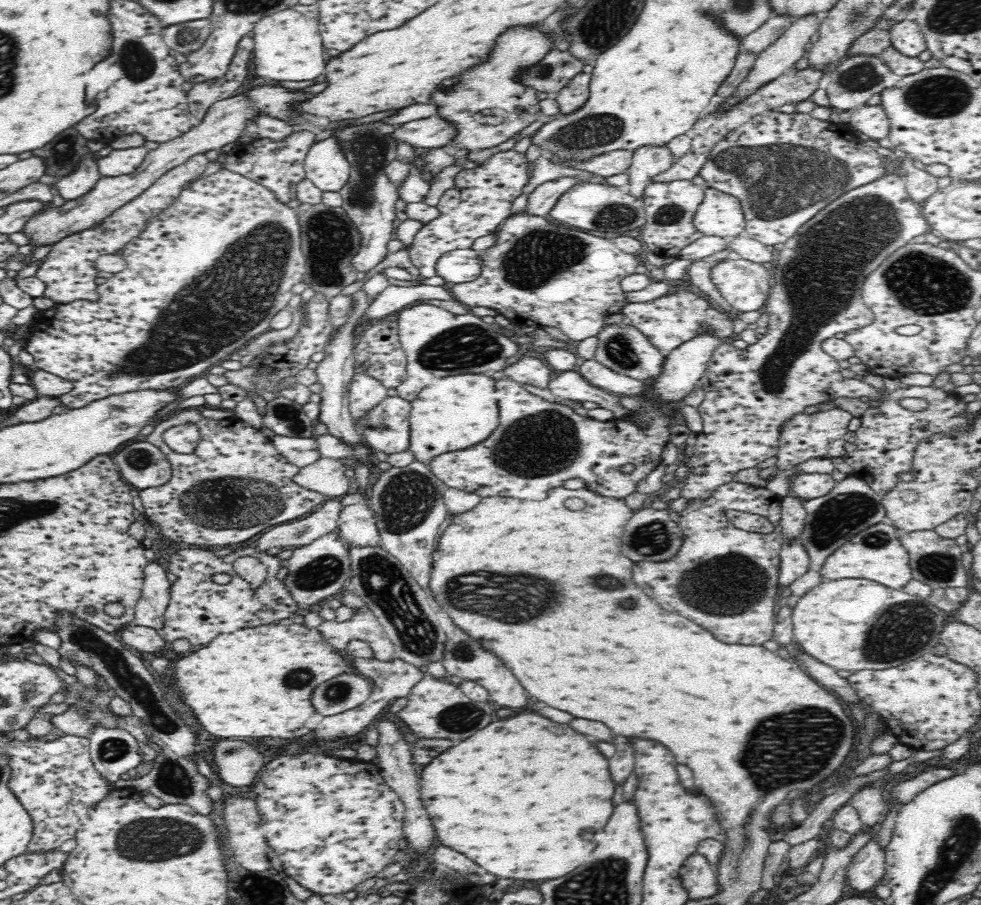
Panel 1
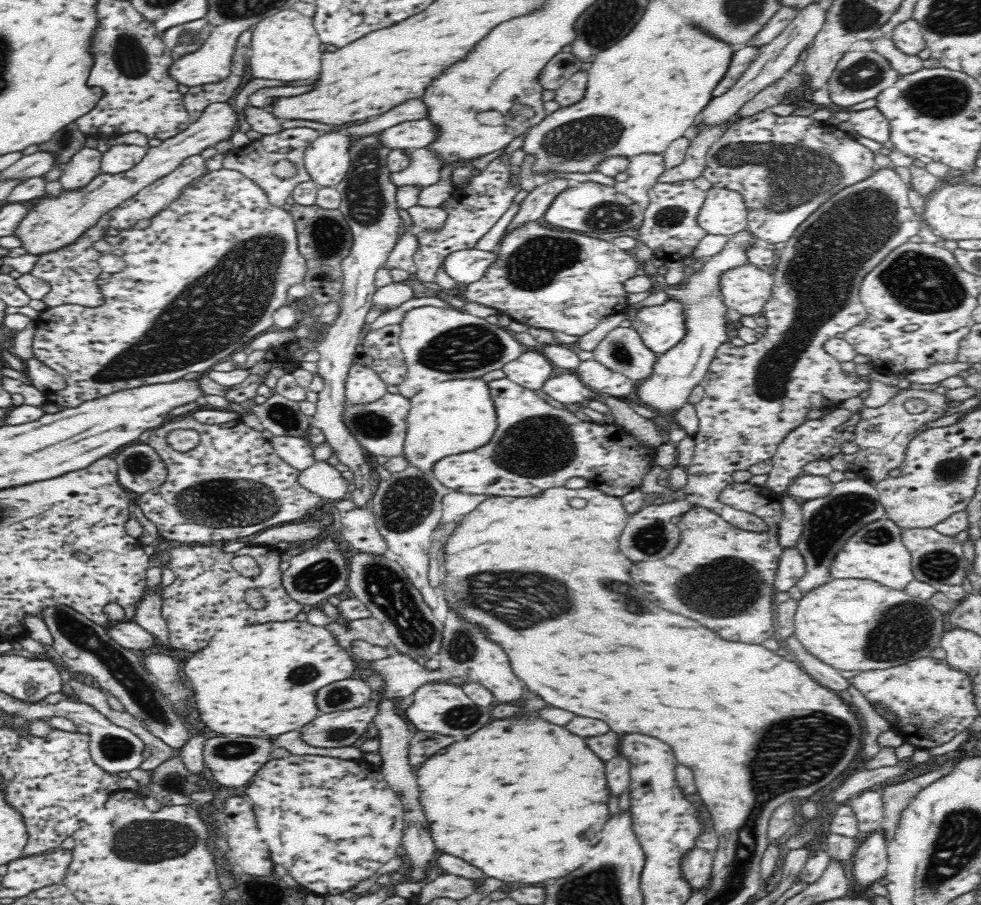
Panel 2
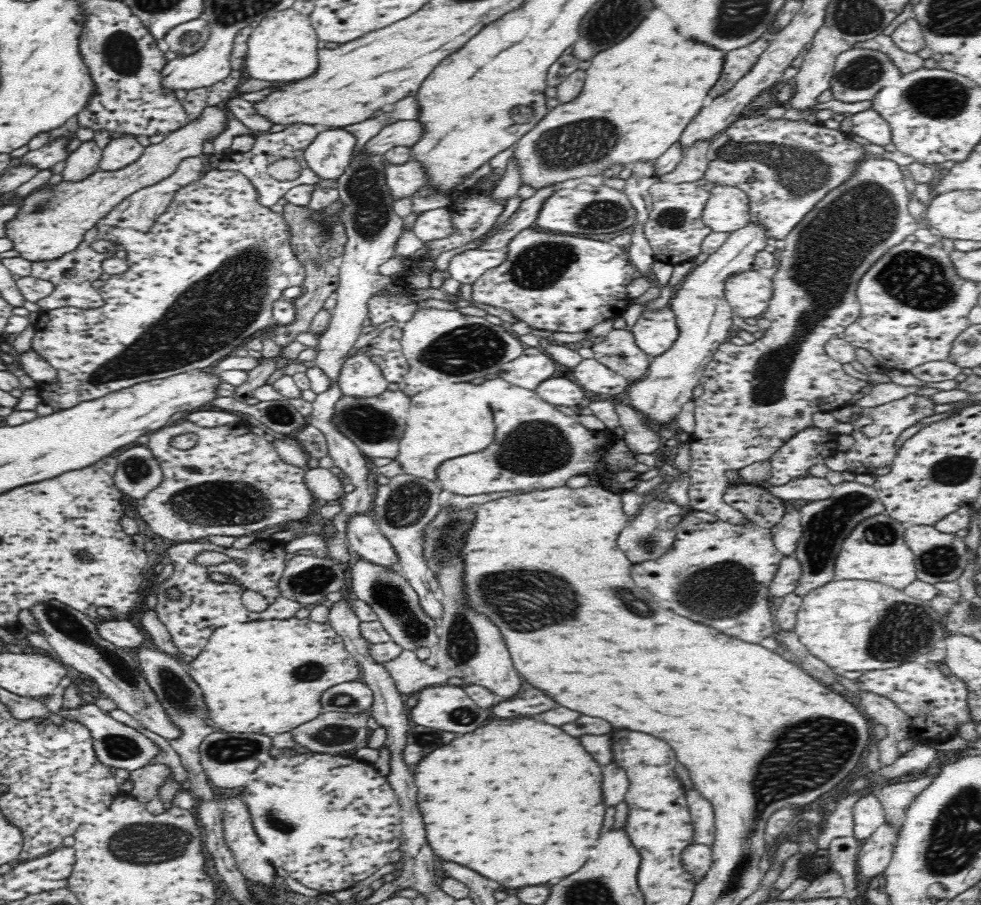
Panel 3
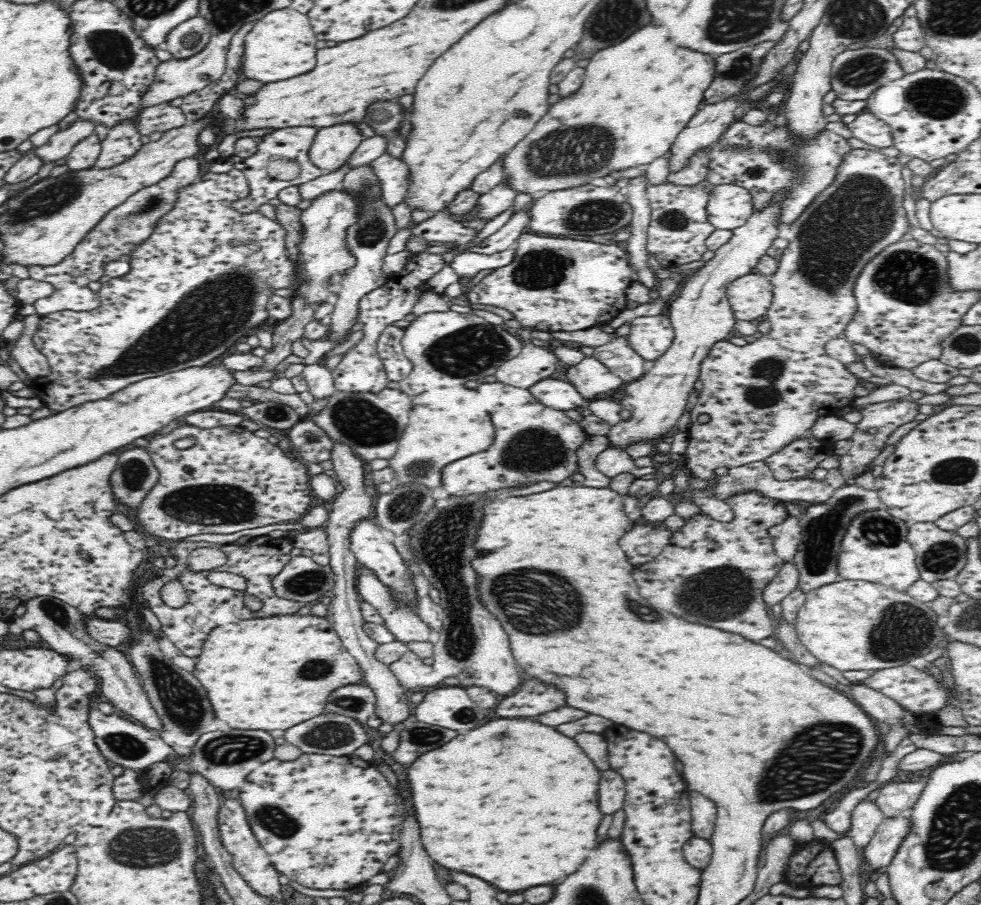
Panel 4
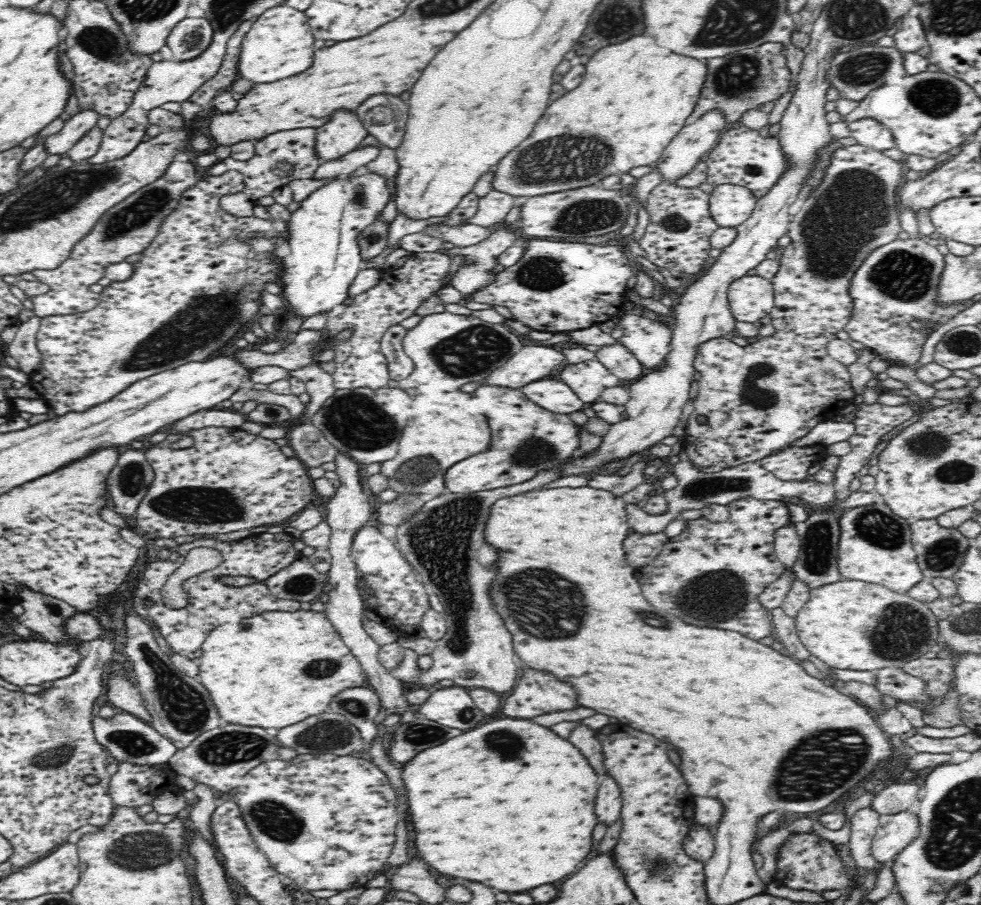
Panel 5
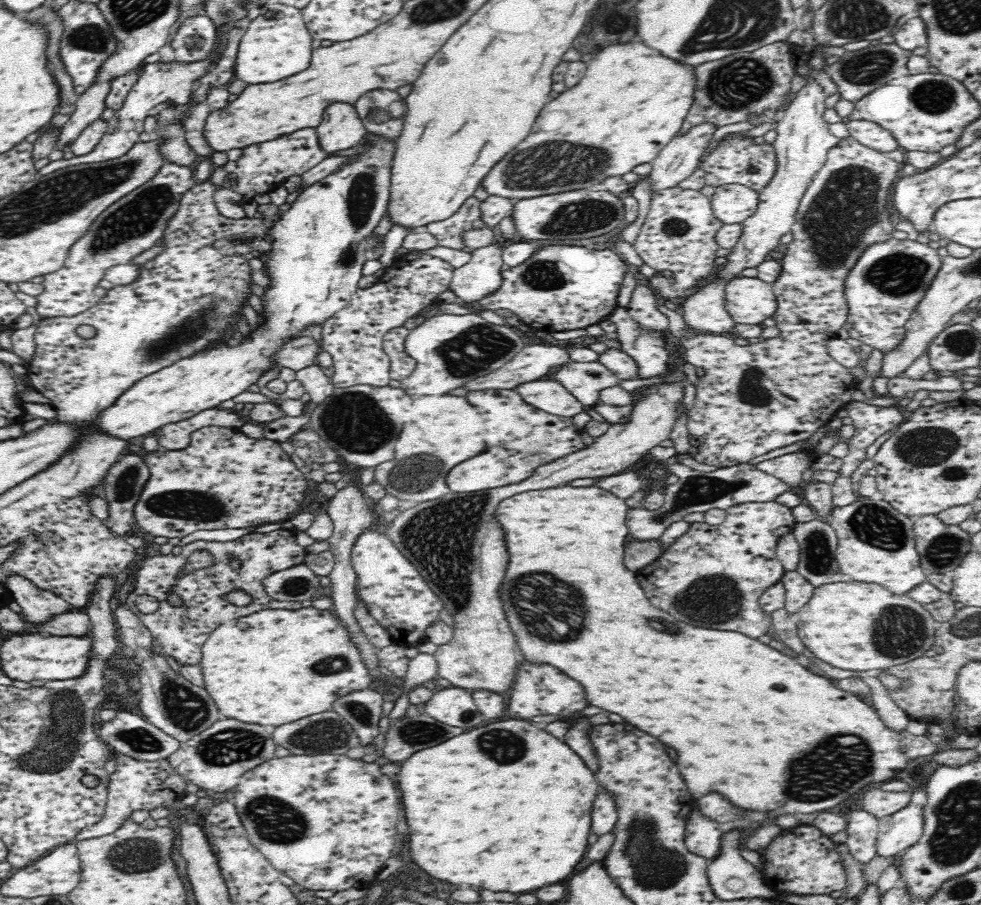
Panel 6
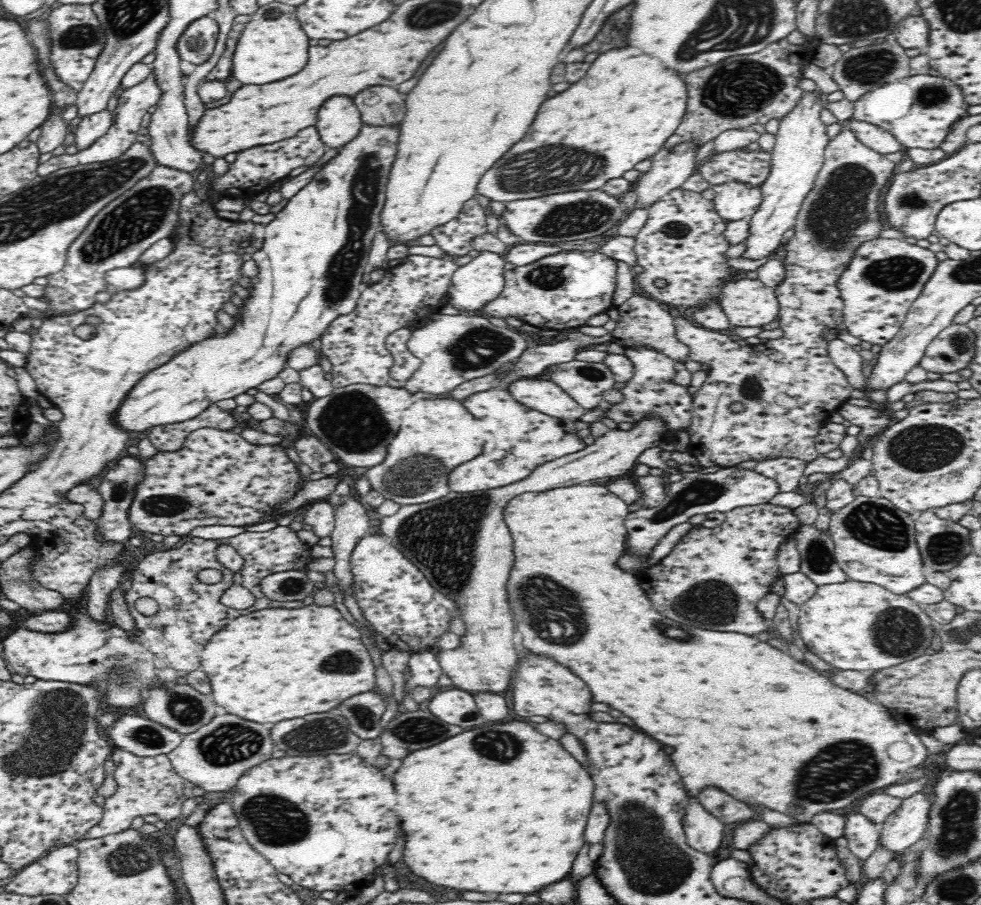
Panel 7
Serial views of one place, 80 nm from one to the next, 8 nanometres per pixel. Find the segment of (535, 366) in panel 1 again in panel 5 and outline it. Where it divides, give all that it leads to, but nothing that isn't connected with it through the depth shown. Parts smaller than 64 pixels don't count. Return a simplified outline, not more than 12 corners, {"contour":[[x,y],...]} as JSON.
{"contour":[[523,345],[480,383],[521,389],[564,364],[559,348]]}

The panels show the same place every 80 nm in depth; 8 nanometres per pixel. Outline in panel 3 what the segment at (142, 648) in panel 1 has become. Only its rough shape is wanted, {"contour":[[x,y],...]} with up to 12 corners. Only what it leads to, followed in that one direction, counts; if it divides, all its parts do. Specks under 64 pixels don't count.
{"contour":[[127,619],[102,620],[102,638],[137,651],[148,640]]}

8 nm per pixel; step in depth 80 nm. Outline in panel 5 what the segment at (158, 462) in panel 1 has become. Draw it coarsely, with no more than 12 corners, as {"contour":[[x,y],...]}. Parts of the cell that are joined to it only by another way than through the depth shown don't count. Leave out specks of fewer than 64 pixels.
{"contour":[[122,452],[106,479],[114,512],[134,516],[154,479],[145,452]]}

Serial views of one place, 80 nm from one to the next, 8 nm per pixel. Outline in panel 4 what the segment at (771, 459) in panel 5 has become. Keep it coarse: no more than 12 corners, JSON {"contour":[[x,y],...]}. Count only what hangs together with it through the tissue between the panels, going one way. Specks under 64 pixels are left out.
{"contour":[[806,434],[769,456],[774,479],[810,476],[834,441]]}

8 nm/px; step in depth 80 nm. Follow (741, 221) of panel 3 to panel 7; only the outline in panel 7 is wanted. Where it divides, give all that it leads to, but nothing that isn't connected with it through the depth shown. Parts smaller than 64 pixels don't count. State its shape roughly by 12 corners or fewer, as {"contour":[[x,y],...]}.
{"contour":[[730,182],[713,187],[726,222],[751,218],[761,188]]}

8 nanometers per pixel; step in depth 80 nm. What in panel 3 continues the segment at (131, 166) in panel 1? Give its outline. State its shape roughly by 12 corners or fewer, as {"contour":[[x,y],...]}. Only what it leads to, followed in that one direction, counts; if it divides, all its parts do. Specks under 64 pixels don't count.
{"contour":[[114,135],[100,171],[116,172],[140,160],[135,135]]}

